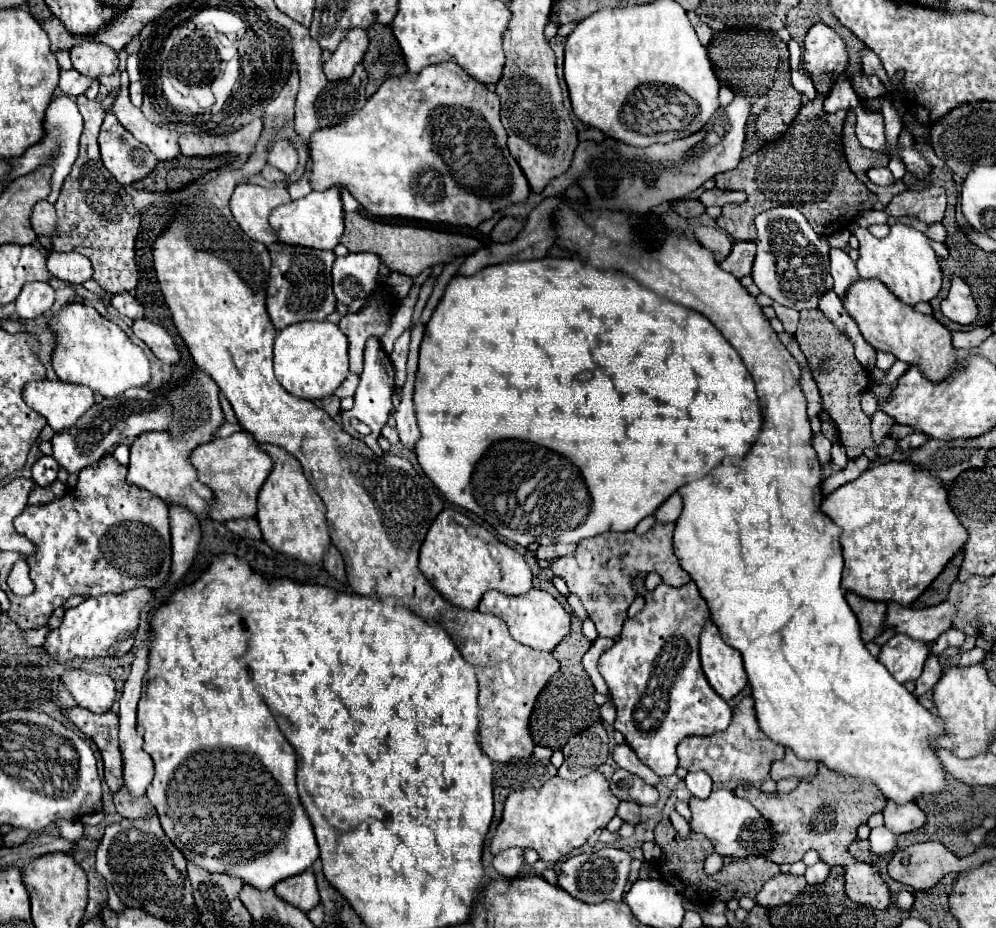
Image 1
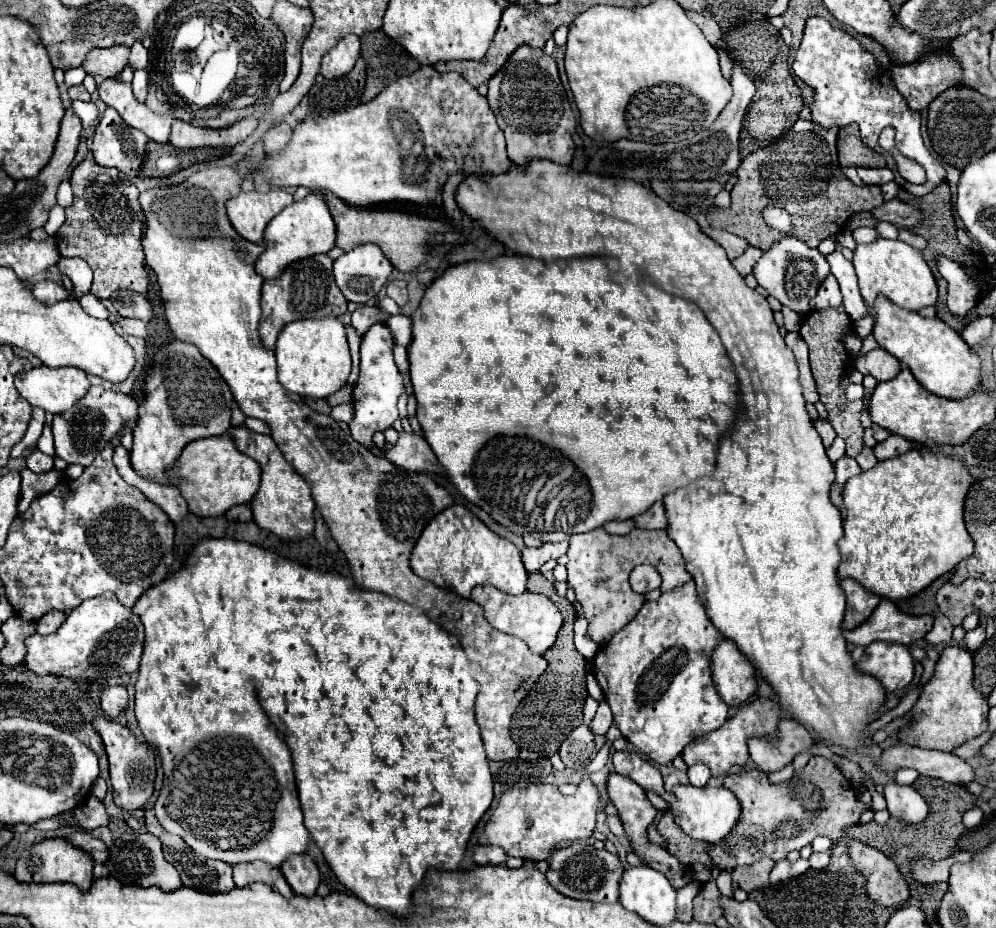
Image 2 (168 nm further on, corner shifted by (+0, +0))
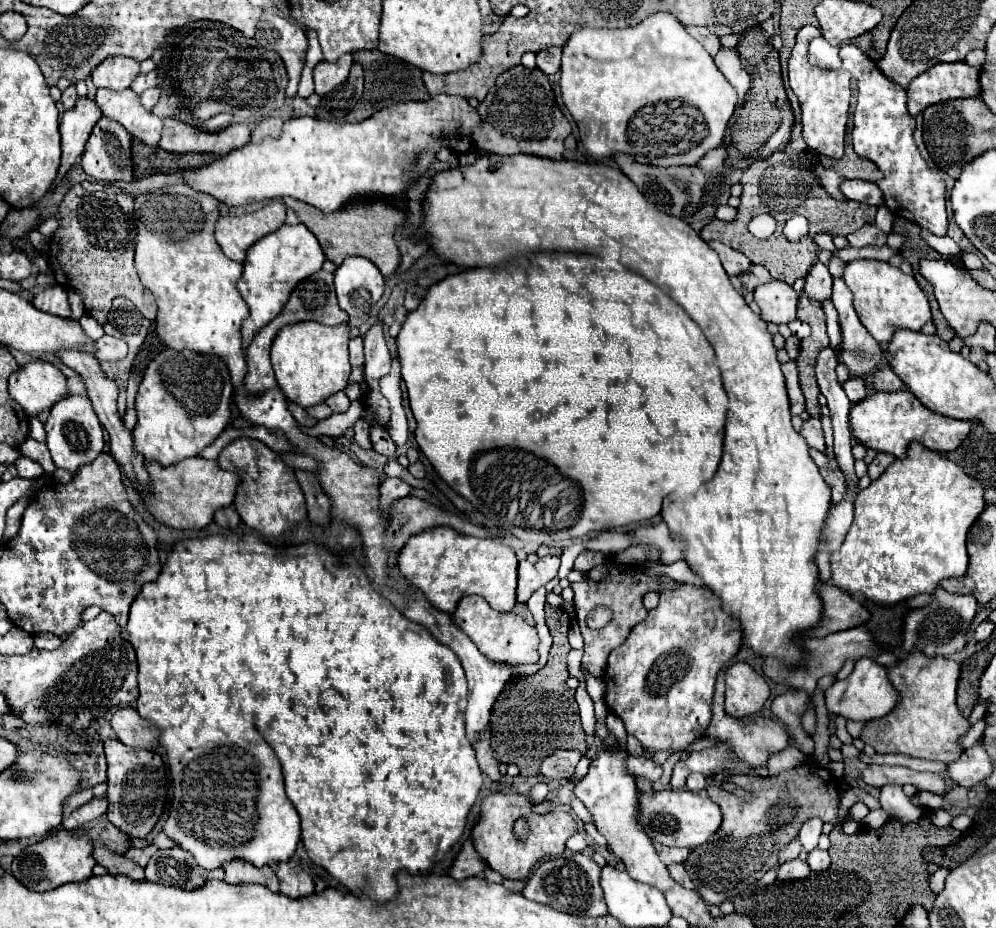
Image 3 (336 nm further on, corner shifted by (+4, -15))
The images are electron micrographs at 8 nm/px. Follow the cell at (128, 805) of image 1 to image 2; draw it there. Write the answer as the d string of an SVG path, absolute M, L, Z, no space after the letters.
M142 807L142 811L144 811L144 823L146 823L148 833L156 835L162 841L164 857L168 859L168 863L176 865L176 869L178 869L184 885L188 885L190 889L196 889L200 893L228 893L228 891L232 891L236 887L234 881L232 881L232 865L198 857L196 853L192 853L192 849L188 849L188 845L184 845L184 841L180 841L180 837L164 831L164 827L158 823L158 819L156 819L156 815L154 815L152 809Z

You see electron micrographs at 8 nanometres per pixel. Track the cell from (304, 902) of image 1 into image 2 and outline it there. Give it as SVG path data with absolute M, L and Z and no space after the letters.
M304 853L304 855L290 857L288 861L284 861L280 871L296 895L302 895L302 897L316 895L316 889L320 885L320 875L310 855Z

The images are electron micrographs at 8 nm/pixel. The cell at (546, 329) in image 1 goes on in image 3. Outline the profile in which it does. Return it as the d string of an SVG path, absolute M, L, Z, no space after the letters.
M532 252L528 256L518 256L516 260L502 262L500 266L494 266L494 268L468 268L466 272L454 274L454 276L446 276L444 280L440 280L440 282L436 282L436 284L432 284L428 288L426 296L422 298L422 302L418 304L416 310L408 312L406 320L402 322L400 334L396 338L396 346L398 346L400 366L402 366L402 380L406 382L410 406L412 406L414 418L418 422L416 442L418 442L422 454L430 460L430 464L434 466L436 474L454 492L458 492L460 496L470 500L498 530L502 530L506 534L512 534L512 536L516 536L520 540L524 540L524 542L536 542L536 544L564 542L564 540L570 540L570 538L582 538L588 532L604 532L604 530L610 530L610 528L616 528L616 526L630 526L630 524L636 524L636 522L642 522L642 520L650 520L656 514L660 514L662 500L668 494L692 496L704 482L708 482L714 476L714 472L716 472L720 464L723 454L724 424L726 424L726 412L728 412L728 396L726 396L726 390L722 386L720 370L718 370L716 356L714 356L714 350L712 350L710 342L706 340L706 336L702 334L698 324L672 298L668 298L664 290L660 290L658 286L654 286L652 282L648 282L640 274L632 272L630 268L622 266L618 260L611 256L574 254L574 252Z

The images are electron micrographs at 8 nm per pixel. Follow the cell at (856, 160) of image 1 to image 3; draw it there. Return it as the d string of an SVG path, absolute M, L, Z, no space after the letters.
M849 119L847 123L844 158L832 160L828 156L818 156L818 160L820 160L822 166L832 168L834 172L838 172L842 178L860 178L860 180L868 180L868 182L878 182L882 178L882 172L876 168L876 164L872 164L870 160L864 160L864 158L856 156L856 152L854 152L851 141L852 129L853 121Z

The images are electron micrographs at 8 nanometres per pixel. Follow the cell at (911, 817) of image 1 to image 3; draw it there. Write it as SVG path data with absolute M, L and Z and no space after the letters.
M888 784L880 788L880 804L892 818L904 822L916 822L922 816L922 808L912 804L898 784Z

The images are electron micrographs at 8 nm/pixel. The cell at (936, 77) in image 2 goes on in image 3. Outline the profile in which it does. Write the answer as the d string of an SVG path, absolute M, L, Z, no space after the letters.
M966 62L936 64L916 76L908 86L908 112L920 114L924 108L954 98L974 98L980 94L980 70Z

